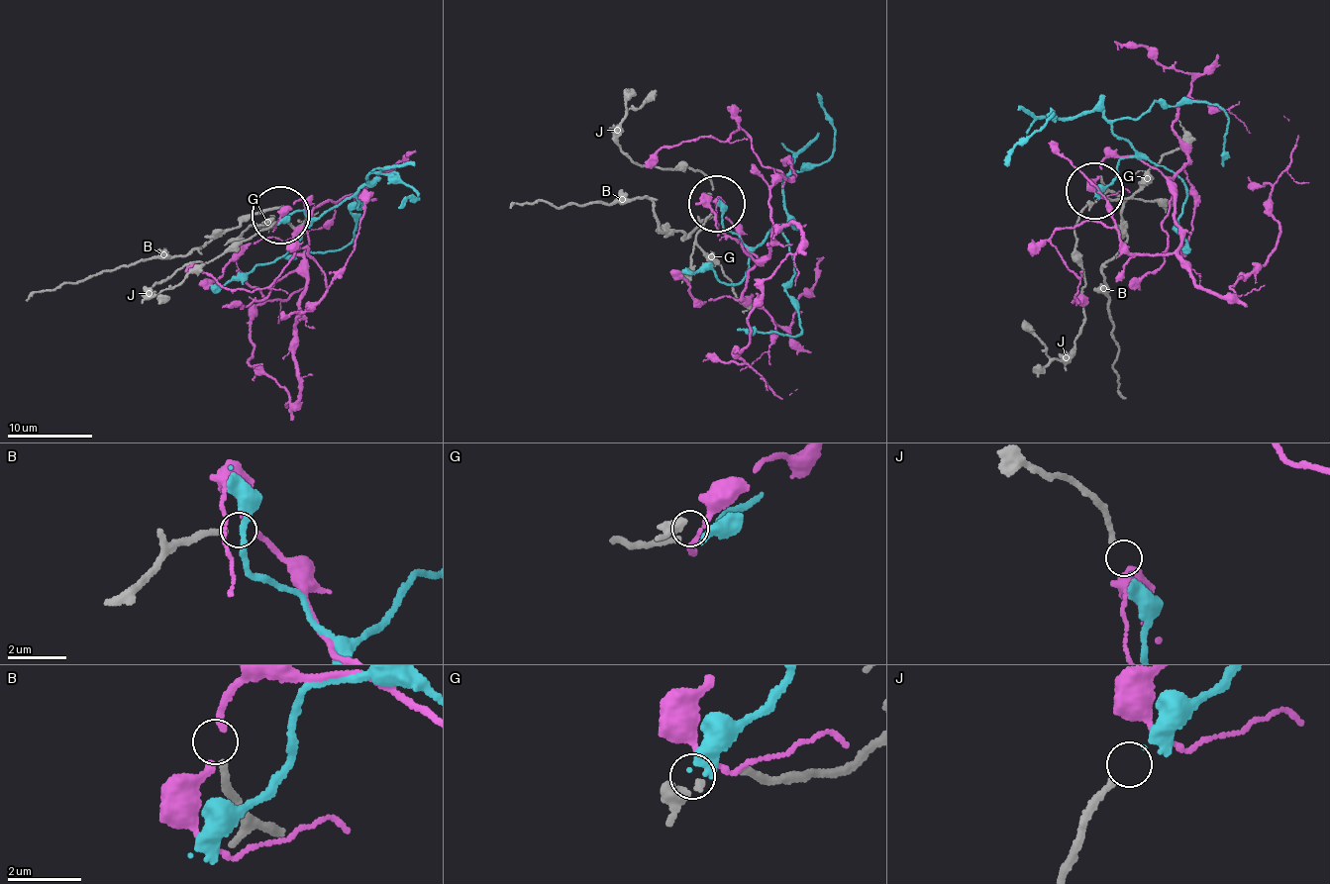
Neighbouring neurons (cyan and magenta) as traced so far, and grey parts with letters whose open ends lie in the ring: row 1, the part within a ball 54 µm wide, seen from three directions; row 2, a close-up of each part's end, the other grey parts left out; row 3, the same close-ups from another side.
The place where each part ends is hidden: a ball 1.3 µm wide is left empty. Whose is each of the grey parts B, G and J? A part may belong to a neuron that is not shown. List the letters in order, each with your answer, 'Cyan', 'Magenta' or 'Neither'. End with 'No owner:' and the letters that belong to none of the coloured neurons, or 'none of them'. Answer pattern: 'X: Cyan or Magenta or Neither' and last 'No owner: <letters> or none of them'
B: Neither
G: Neither
J: Cyan
No owner: B, G

